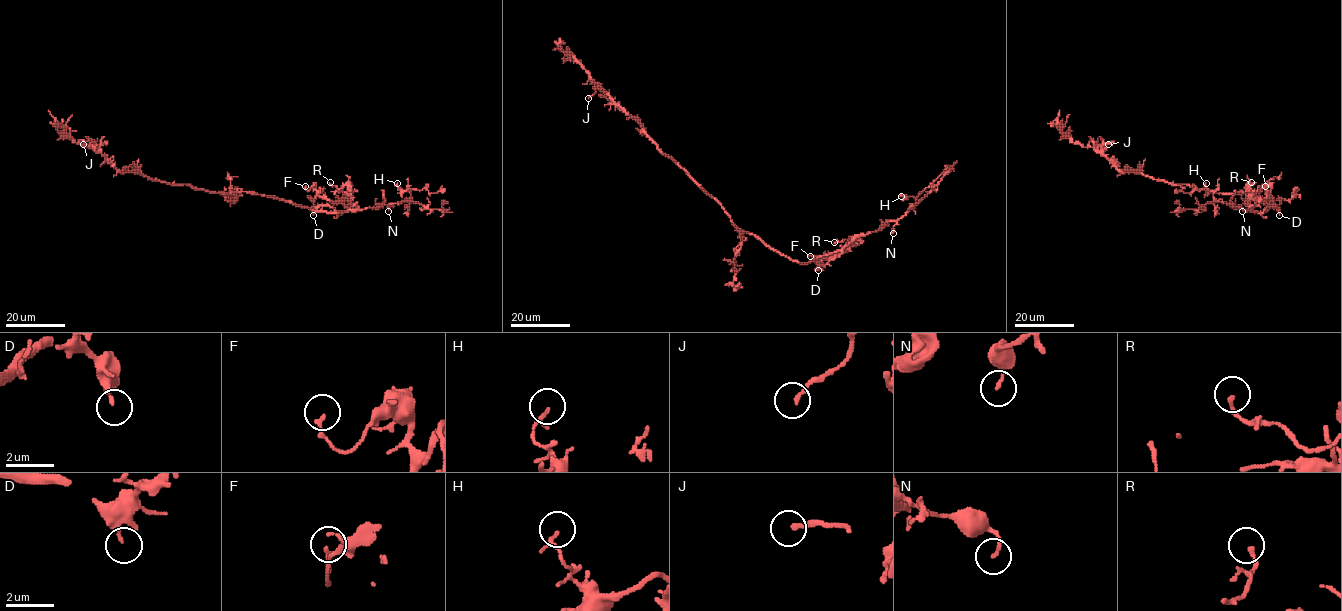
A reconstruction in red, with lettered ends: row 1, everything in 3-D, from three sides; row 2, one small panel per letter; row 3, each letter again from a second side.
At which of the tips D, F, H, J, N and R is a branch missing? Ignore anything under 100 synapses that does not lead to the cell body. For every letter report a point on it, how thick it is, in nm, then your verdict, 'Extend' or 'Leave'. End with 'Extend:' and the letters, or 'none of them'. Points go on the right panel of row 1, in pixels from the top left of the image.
D: Place: (1279, 215). Thickness 190 nm. Leave
F: Place: (1265, 186). Thickness 150 nm. Leave
H: Place: (1206, 183). Thickness 160 nm. Leave
J: Place: (1108, 144). Thickness 180 nm. Leave
N: Place: (1242, 211). Thickness 120 nm. Leave
R: Place: (1251, 182). Thickness 190 nm. Leave
Extend: none of them

